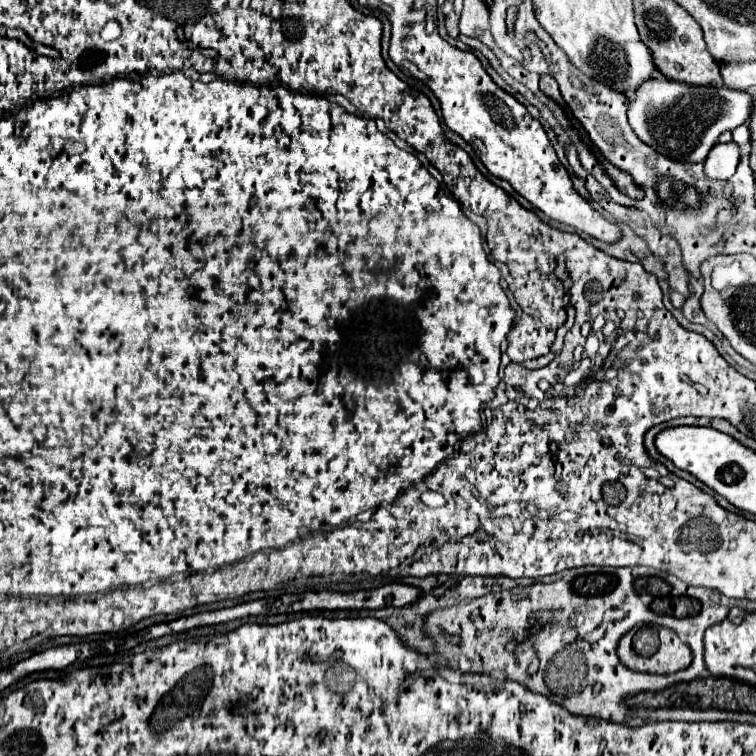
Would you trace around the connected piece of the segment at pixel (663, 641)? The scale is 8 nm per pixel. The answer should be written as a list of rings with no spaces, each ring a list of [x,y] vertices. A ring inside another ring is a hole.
[[[642,624],[642,626],[634,626],[620,638],[618,658],[624,666],[628,666],[630,670],[636,670],[636,672],[670,674],[670,672],[678,672],[678,670],[686,668],[692,662],[692,652],[686,644],[682,644],[678,634],[672,632],[670,628],[656,626],[656,624]]]

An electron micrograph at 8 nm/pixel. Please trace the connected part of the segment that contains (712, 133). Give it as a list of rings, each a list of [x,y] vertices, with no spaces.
[[[650,80],[636,90],[636,98],[630,102],[630,108],[628,108],[628,122],[632,130],[636,132],[636,136],[644,144],[650,144],[650,148],[654,148],[656,152],[664,154],[670,160],[698,164],[706,160],[710,148],[718,142],[718,136],[722,132],[734,130],[750,118],[752,106],[754,106],[754,98],[744,90],[732,90],[726,86],[720,86],[720,88],[718,86],[688,86],[682,82]]]

